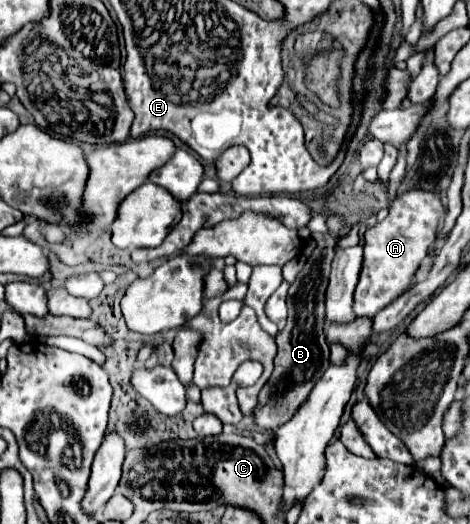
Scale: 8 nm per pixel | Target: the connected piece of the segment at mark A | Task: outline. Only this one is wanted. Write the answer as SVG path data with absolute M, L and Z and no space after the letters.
M407 191L393 201L389 215L381 223L365 231L363 267L355 289L355 305L353 305L357 317L371 319L377 311L385 309L401 293L413 287L413 277L437 239L437 225L443 211L445 207L435 193Z

